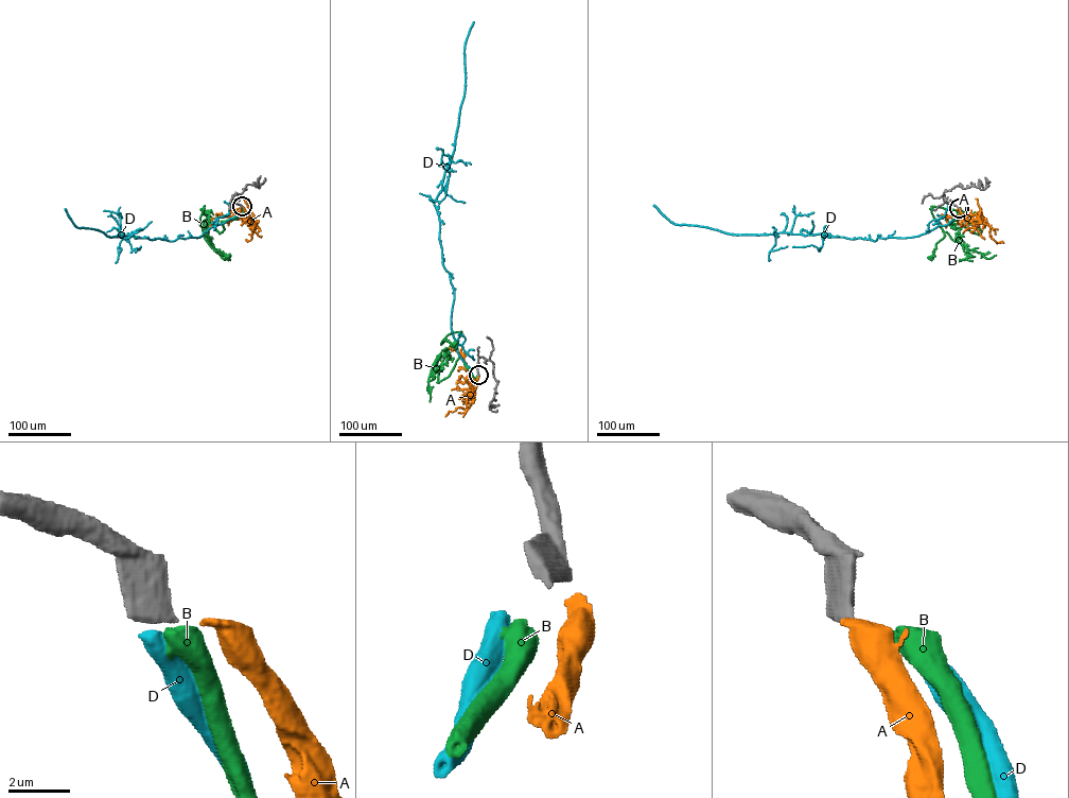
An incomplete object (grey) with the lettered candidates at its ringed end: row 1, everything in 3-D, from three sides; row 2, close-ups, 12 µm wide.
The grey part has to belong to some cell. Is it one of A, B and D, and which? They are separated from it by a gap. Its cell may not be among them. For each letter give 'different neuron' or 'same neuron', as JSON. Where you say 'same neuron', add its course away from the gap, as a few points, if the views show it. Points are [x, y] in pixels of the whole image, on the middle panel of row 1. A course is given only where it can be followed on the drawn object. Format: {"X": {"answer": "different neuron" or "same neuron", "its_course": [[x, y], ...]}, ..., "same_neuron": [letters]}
{"A": {"answer": "different neuron"}, "B": {"answer": "different neuron"}, "D": {"answer": "different neuron"}, "same_neuron": []}

